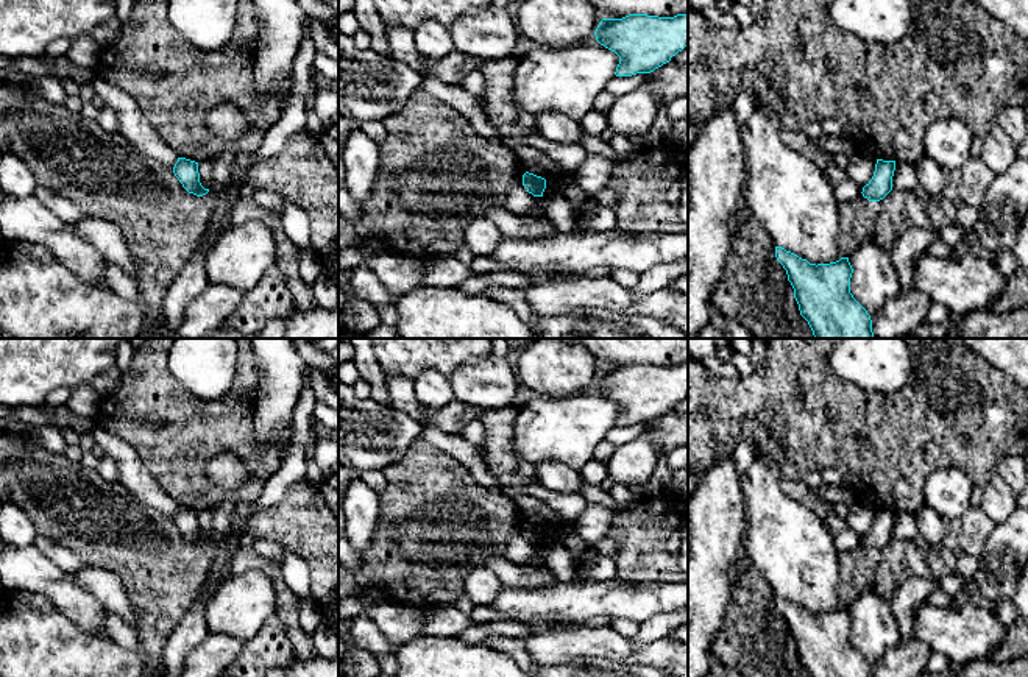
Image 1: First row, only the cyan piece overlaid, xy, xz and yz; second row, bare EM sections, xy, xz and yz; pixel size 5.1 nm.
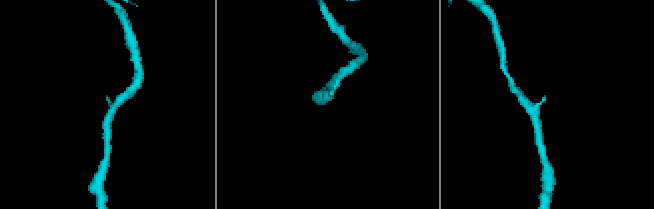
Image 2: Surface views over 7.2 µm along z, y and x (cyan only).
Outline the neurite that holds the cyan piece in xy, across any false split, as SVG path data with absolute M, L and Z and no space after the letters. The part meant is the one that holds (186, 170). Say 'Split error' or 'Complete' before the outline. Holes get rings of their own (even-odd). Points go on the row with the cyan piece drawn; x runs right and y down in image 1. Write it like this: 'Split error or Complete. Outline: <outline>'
Complete. Outline: M178 158L178 162L173 167L173 173L189 193L203 197L209 192L209 189L204 189L200 183L198 162Z

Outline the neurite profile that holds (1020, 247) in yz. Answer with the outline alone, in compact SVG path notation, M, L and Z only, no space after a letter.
M1028 212L1025 214L1019 226L1012 251L1016 254L1019 270L1022 270L1028 276Z

